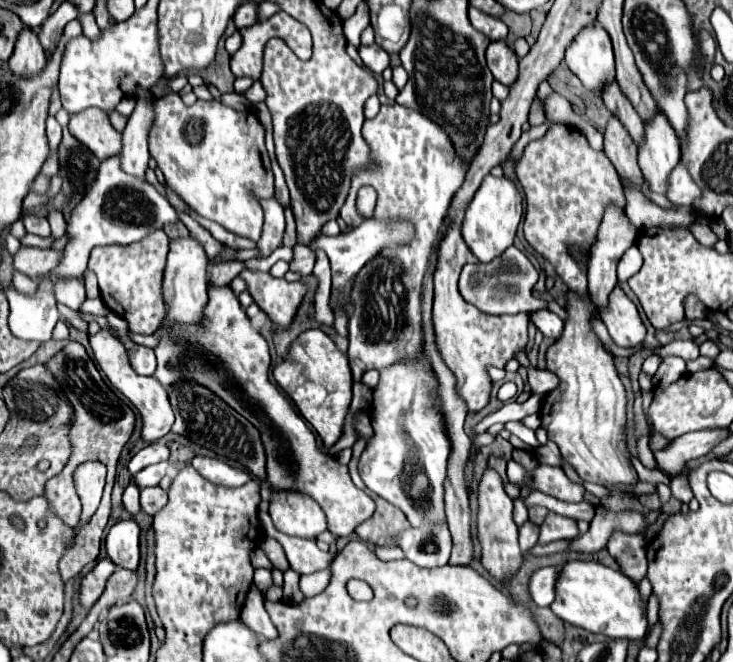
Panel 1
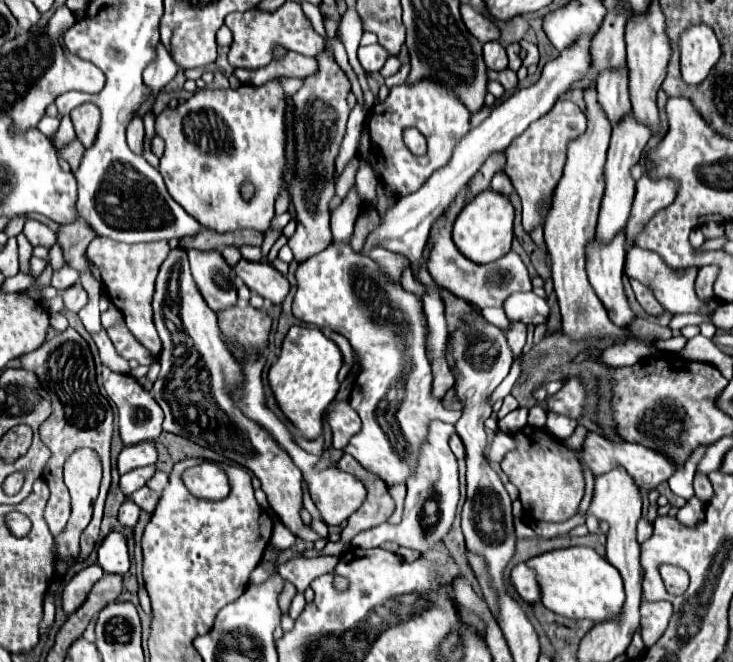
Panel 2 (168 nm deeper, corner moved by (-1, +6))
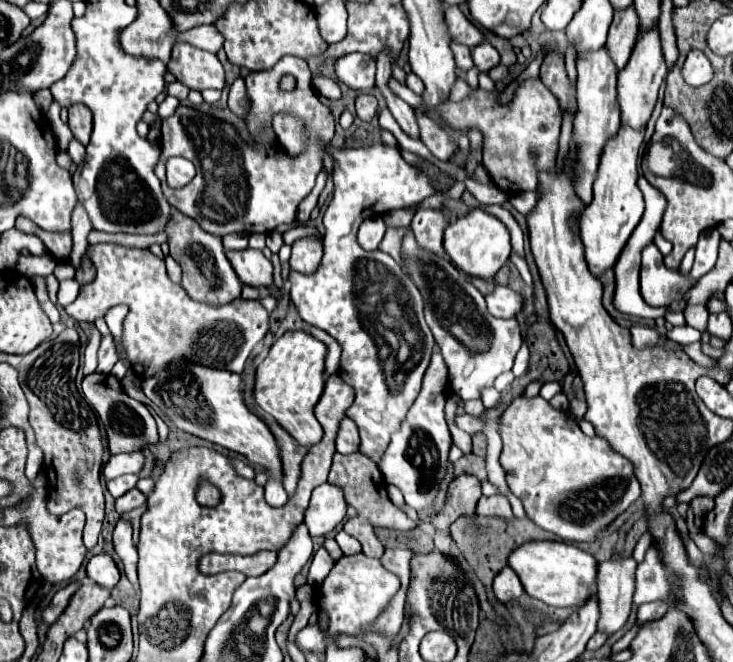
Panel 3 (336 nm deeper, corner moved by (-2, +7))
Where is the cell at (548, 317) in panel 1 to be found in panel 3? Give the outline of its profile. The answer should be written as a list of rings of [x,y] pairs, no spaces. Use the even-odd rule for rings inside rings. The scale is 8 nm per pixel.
[[[495,286],[493,292],[485,296],[485,300],[487,300],[489,314],[495,318],[519,316],[523,308],[523,298],[507,286]]]

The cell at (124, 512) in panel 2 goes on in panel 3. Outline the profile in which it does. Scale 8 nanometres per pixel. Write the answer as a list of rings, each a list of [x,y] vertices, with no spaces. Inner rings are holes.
[[[119,520],[119,524],[115,526],[115,530],[113,530],[113,548],[115,548],[115,554],[123,562],[125,576],[129,578],[129,582],[133,582],[137,586],[137,548],[131,540],[129,522]]]

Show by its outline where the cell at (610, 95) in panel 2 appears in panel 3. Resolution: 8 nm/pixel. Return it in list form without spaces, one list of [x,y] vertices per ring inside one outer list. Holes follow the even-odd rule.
[[[633,4],[623,10],[617,10],[617,14],[613,16],[611,28],[609,28],[609,38],[607,38],[605,48],[609,50],[613,62],[617,64],[619,70],[629,60],[637,32],[639,32],[639,20],[637,20],[637,12],[635,12]]]

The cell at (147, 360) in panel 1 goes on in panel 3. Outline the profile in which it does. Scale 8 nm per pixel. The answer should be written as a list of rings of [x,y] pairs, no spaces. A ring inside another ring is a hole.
[[[103,338],[101,344],[99,344],[99,350],[97,350],[97,368],[95,368],[95,372],[109,374],[115,362],[117,362],[115,344],[113,344],[111,338]]]

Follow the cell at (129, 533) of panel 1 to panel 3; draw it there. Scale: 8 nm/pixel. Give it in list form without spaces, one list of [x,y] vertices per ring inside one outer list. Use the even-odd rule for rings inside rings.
[[[97,554],[89,560],[87,576],[95,584],[101,584],[103,588],[113,588],[119,582],[119,570],[117,570],[113,558],[107,554]]]

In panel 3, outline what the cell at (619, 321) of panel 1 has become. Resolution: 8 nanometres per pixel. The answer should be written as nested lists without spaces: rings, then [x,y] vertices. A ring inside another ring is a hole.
[[[619,126],[617,134],[605,144],[597,178],[593,184],[593,200],[591,204],[581,212],[579,226],[581,226],[581,240],[585,244],[585,258],[587,266],[593,276],[603,274],[605,268],[613,268],[617,262],[617,256],[621,254],[621,248],[629,240],[631,232],[639,224],[643,216],[643,196],[637,188],[637,158],[639,149],[645,136],[643,130],[633,130],[629,126]]]

